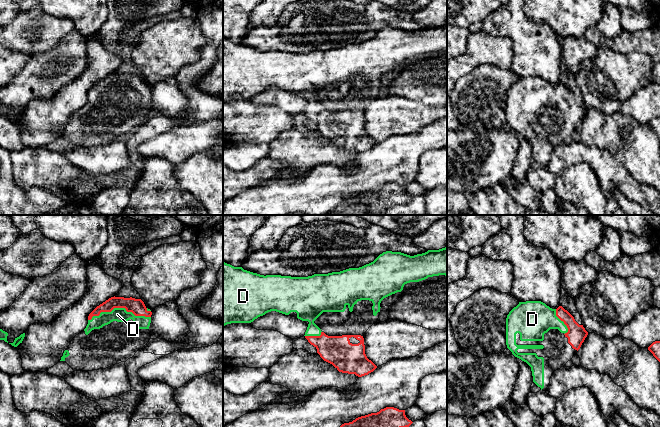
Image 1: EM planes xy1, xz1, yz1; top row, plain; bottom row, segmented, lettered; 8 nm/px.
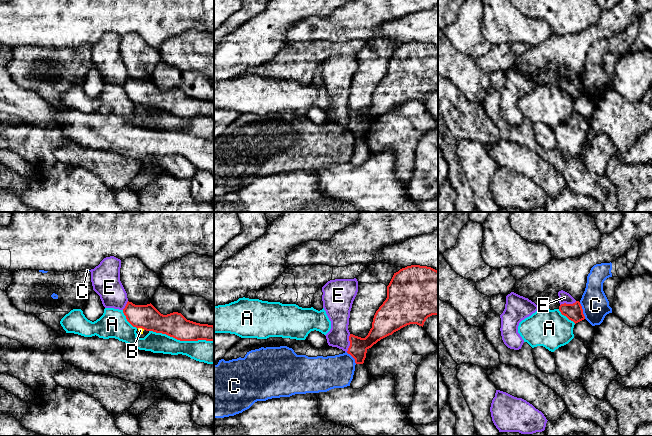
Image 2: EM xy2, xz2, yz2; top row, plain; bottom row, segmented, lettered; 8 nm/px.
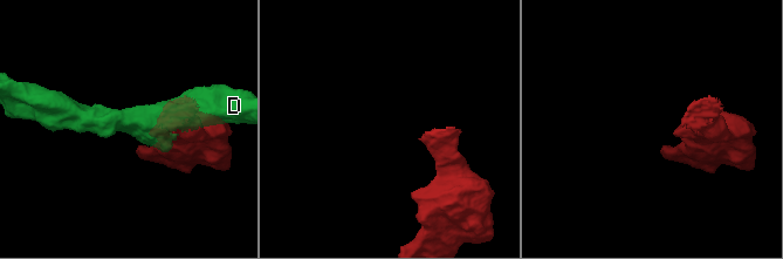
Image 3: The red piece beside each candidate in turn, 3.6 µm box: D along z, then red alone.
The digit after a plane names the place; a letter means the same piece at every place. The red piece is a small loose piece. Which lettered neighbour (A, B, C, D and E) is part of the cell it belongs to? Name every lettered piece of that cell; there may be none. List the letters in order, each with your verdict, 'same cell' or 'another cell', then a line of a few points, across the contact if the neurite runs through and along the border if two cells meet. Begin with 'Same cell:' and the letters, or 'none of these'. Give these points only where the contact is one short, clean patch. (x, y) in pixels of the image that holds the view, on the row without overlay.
Same cell: D
A: another cell
B: another cell | xy2 (137, 104), (144, 105)
C: another cell | yz2 (579, 78), (585, 94)
D: same cell
E: another cell | xz2 (350, 110), (349, 123), (346, 127)

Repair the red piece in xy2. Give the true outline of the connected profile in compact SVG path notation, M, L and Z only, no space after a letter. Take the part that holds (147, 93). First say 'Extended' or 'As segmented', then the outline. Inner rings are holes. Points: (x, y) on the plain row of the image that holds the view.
As segmented. M127 78L123 89L133 102L166 110L180 117L214 117L214 102L187 96L181 89L161 90L151 79L135 81Z

